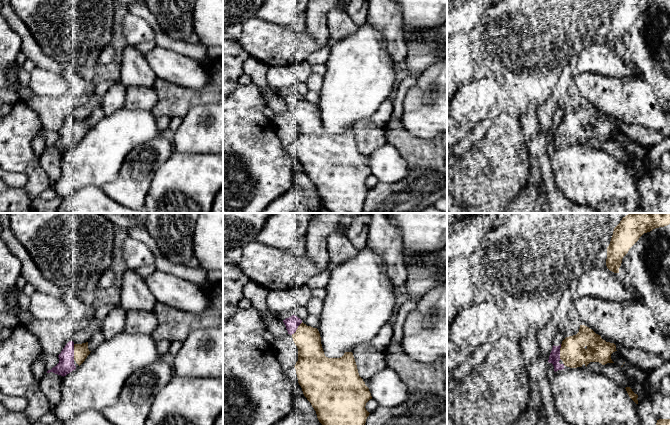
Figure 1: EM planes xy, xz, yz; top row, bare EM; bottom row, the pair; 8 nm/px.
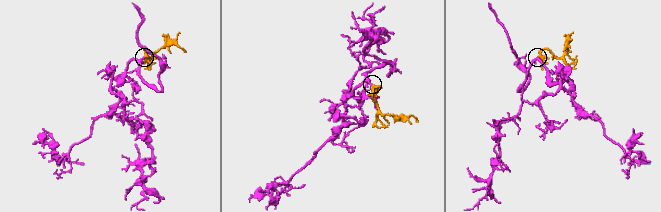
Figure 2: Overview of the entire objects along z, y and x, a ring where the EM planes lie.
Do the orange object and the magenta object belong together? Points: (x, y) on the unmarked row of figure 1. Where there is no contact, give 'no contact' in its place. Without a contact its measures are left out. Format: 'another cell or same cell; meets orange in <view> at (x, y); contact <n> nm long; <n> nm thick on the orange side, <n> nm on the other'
same cell; meets orange in xy at (74, 128); contact 130 nm long; 120 nm thick on the orange side, 130 nm on the other

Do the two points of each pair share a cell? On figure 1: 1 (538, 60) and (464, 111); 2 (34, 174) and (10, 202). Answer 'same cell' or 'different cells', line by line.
1: same cell
2: different cells

